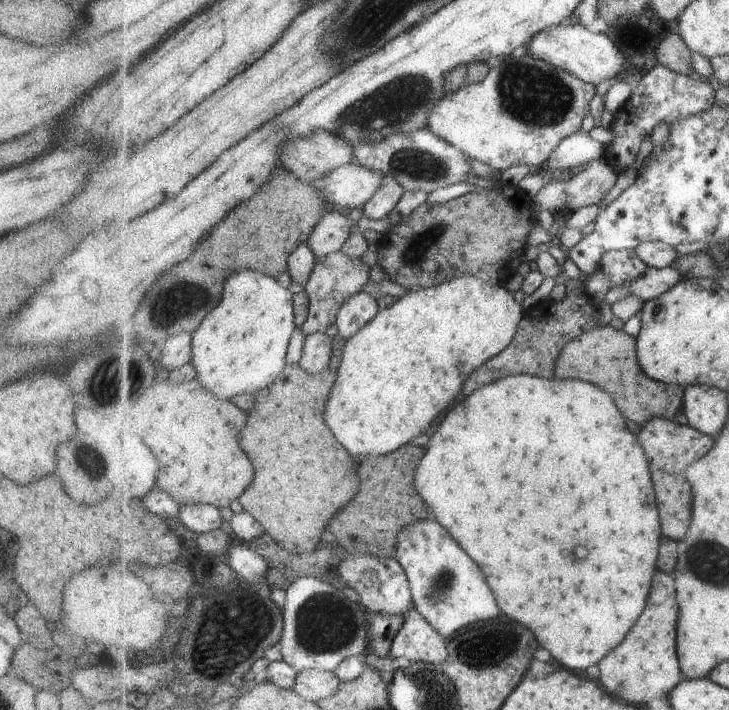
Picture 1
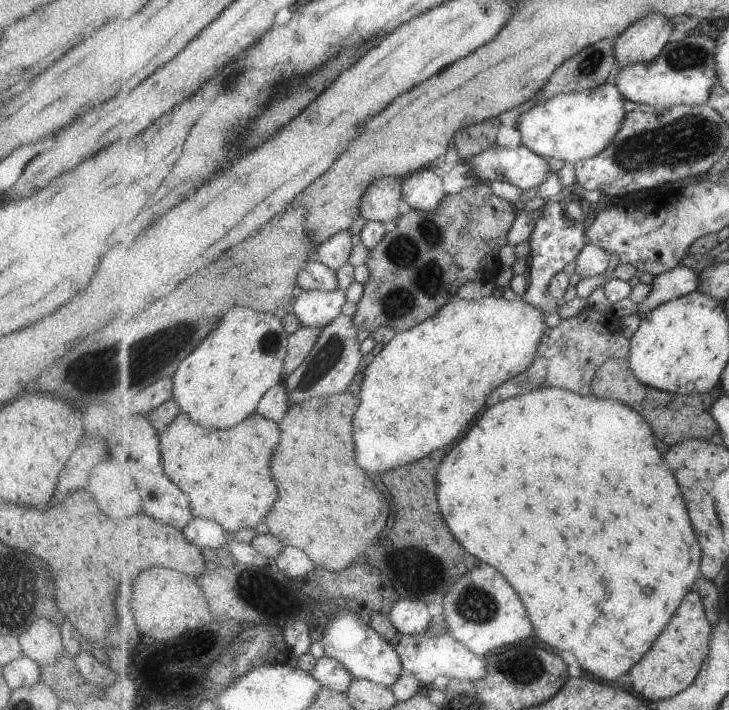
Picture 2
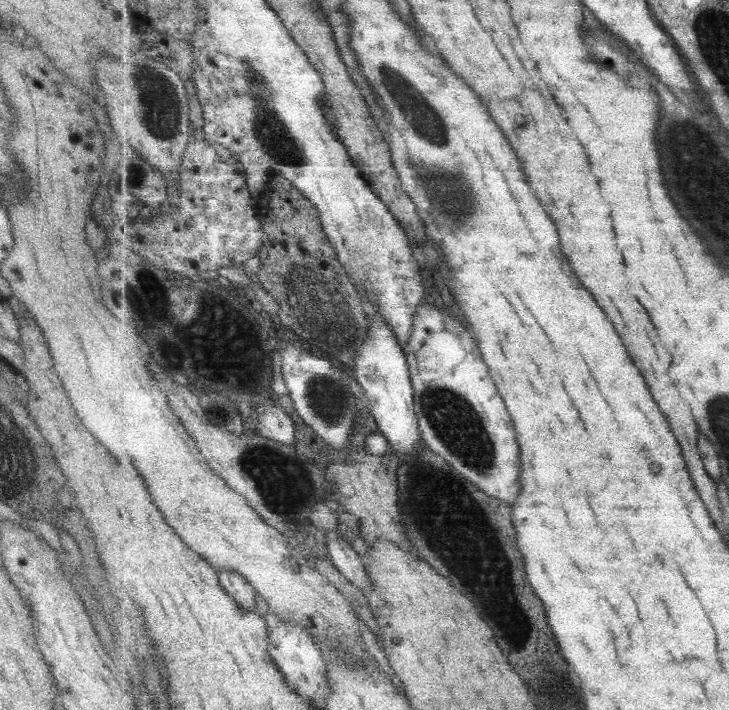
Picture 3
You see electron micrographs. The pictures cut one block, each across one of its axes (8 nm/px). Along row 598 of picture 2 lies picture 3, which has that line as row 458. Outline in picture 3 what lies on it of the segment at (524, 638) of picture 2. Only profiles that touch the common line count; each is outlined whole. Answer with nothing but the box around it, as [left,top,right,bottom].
[406,300,521,504]

